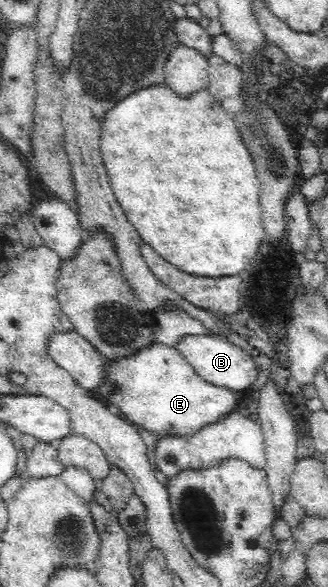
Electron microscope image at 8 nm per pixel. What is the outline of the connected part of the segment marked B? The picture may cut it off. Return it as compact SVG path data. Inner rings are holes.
M196 335L182 337L175 346L181 352L186 362L189 362L197 374L209 384L220 386L243 394L252 386L257 386L258 366L256 360L250 356L251 353L238 348L232 342L218 335Z

